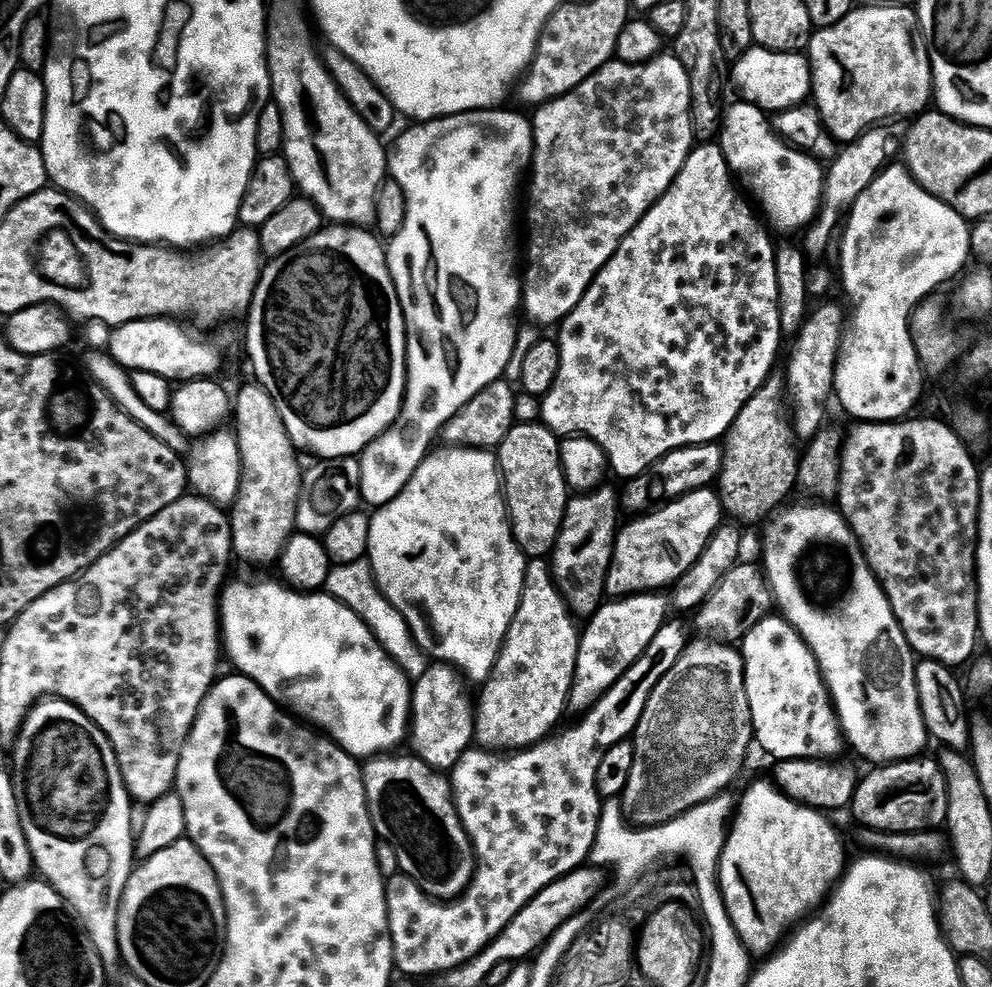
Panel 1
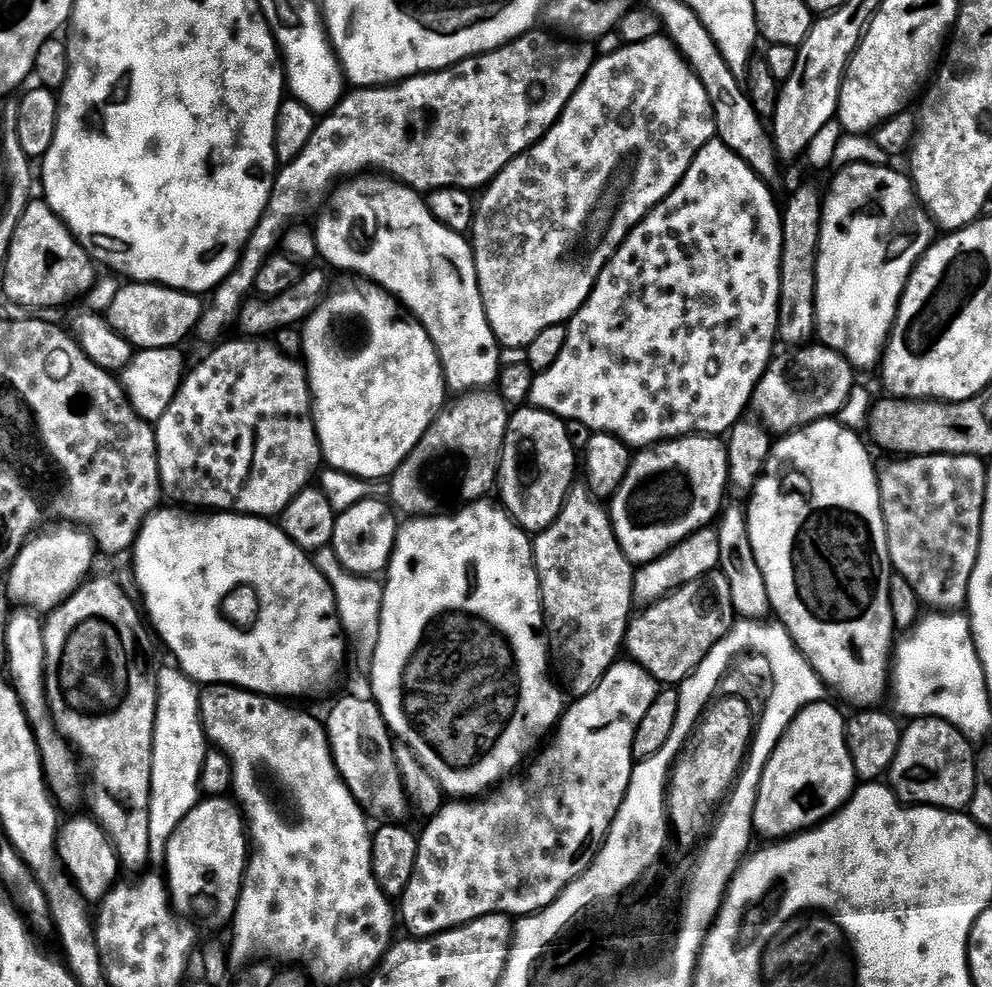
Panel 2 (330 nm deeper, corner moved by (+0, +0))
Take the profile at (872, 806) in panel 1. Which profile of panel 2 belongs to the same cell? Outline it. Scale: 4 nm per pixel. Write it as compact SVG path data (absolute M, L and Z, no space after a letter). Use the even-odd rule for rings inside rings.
M917 717L901 731L898 752L886 774L889 787L908 806L965 811L973 800L976 757L973 743L942 719Z

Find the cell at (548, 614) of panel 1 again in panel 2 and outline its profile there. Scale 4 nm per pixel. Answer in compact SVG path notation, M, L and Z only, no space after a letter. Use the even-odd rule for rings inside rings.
M576 482L565 498L556 521L535 537L532 553L536 559L540 597L544 603L546 639L553 661L560 660L566 675L572 679L572 688L577 697L590 694L598 682L617 663L616 656L626 644L628 626L633 619L634 601L632 582L634 566L622 554L622 546L616 537L609 509L592 495L587 483Z

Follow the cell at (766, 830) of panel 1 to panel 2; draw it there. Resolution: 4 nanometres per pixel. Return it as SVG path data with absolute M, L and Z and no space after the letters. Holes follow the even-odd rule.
M828 703L806 706L794 717L762 770L754 802L752 827L757 837L765 836L765 841L779 842L785 838L799 836L817 824L823 824L852 799L852 794L858 787L854 762L850 758L848 749L845 713L840 713L834 705Z

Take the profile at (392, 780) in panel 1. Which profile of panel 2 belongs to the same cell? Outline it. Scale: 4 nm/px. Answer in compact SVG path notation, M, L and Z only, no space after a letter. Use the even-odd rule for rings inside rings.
M344 696L332 708L326 719L328 740L332 744L332 757L336 759L336 769L348 784L360 807L373 808L388 822L400 822L410 812L410 799L404 784L404 772L396 757L397 745L388 731L386 722L375 700L360 696Z

